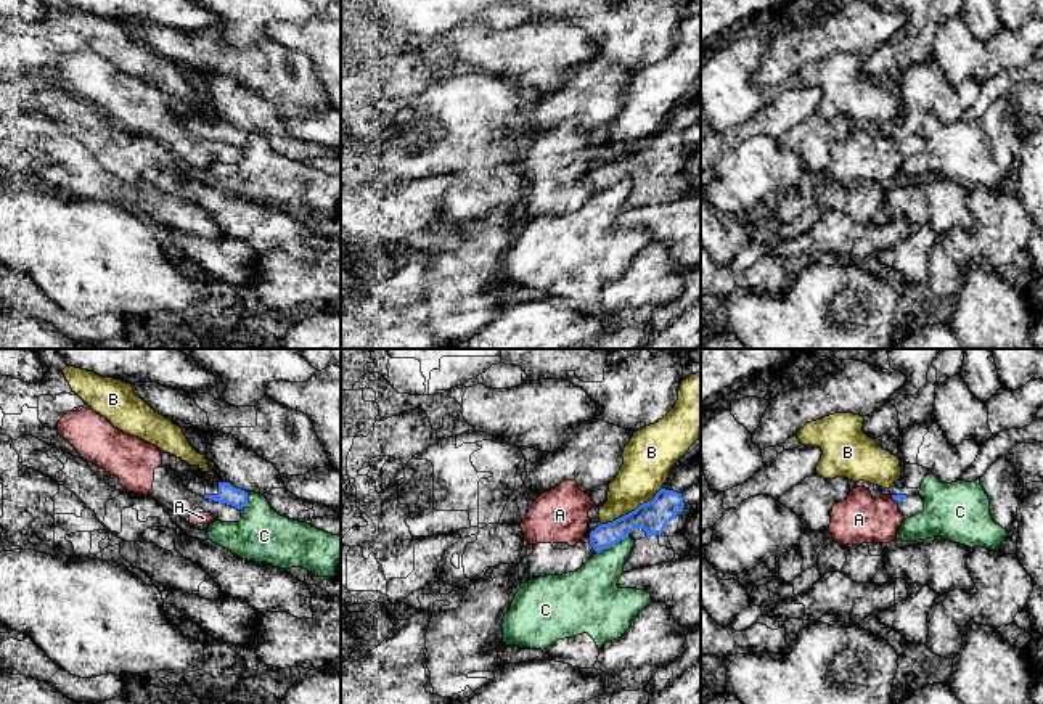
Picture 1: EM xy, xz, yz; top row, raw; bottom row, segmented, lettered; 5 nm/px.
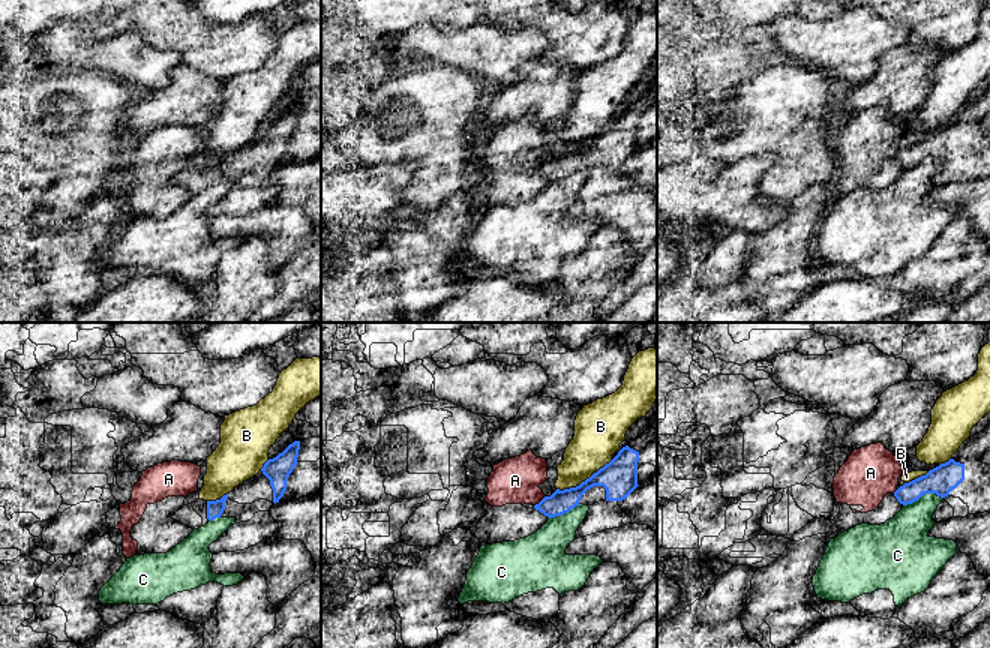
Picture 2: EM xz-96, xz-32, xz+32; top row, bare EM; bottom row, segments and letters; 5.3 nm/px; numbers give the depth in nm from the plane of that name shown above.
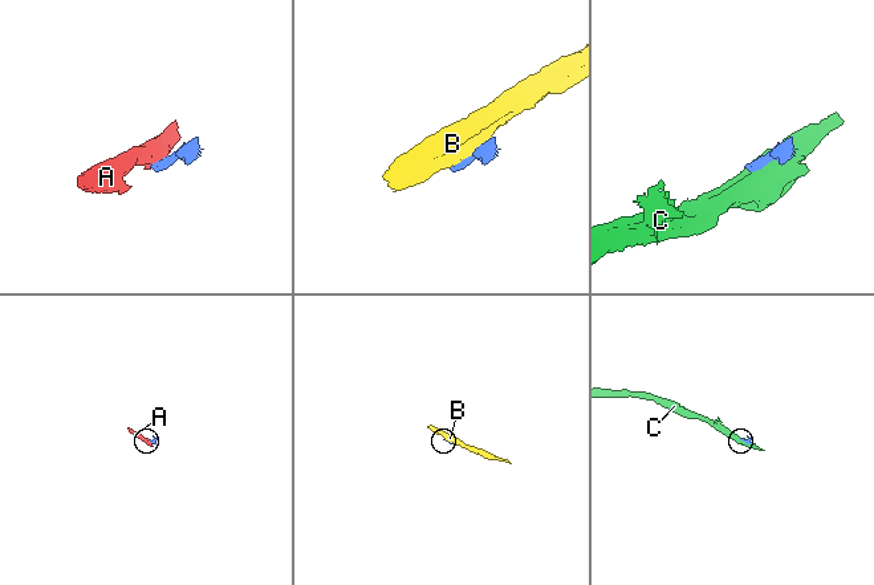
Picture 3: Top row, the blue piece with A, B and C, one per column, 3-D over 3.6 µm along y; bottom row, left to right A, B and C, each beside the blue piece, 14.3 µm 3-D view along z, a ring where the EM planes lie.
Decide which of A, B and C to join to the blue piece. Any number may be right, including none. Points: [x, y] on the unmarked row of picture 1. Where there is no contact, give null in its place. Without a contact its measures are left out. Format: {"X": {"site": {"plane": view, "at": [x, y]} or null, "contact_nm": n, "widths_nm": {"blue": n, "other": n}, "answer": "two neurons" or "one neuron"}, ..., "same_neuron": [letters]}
{"A": {"site": {"plane": "yz", "at": [894, 139]}, "contact_nm": 50, "widths_nm": {"blue": 30, "other": 240}, "answer": "two neurons"}, "B": {"site": {"plane": "xz", "at": [632, 151]}, "contact_nm": 360, "widths_nm": {"blue": 160, "other": 240}, "answer": "two neurons"}, "C": {"site": {"plane": "xz", "at": [611, 185]}, "contact_nm": 190, "widths_nm": {"blue": 150, "other": 260}, "answer": "two neurons"}, "same_neuron": []}

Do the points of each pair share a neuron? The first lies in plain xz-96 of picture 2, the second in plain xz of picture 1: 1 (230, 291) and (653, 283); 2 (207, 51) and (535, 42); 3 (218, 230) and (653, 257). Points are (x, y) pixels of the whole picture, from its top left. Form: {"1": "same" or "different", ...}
{"1": "same", "2": "different", "3": "different"}

